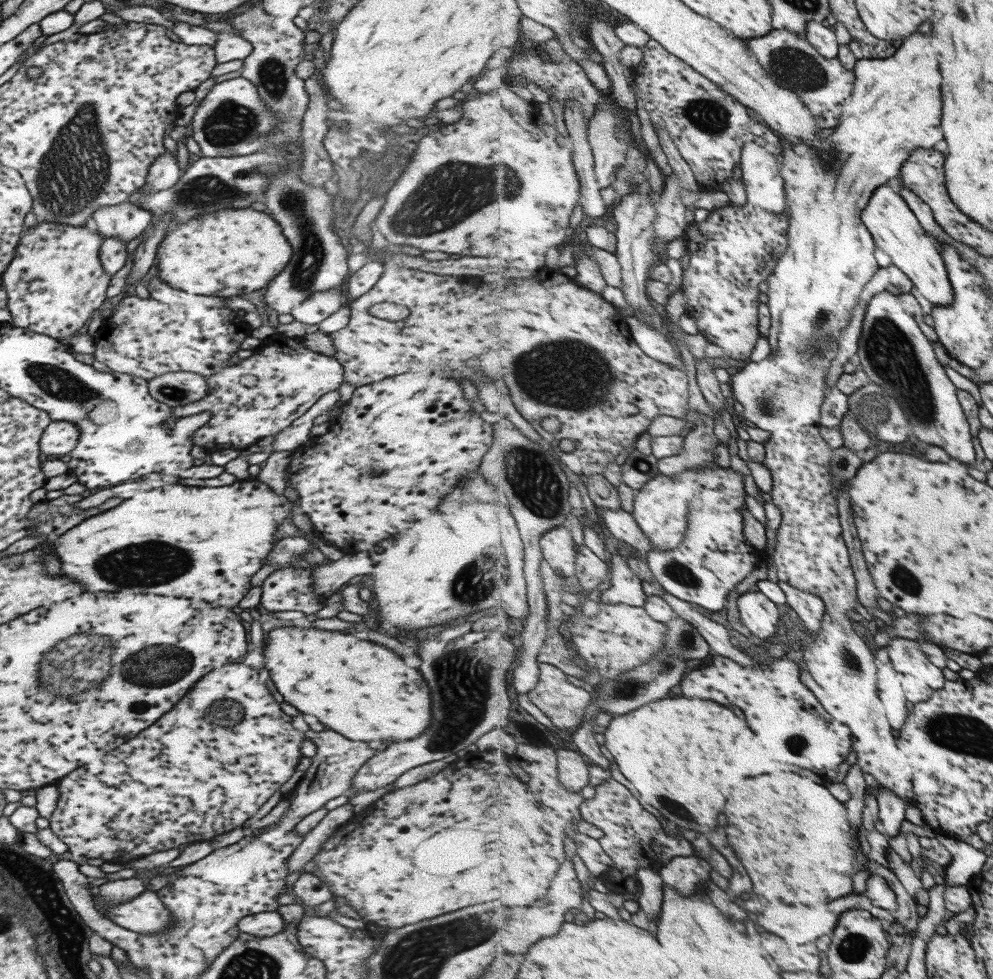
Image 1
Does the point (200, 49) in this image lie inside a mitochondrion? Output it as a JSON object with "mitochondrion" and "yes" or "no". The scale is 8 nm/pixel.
{"mitochondrion":"no"}

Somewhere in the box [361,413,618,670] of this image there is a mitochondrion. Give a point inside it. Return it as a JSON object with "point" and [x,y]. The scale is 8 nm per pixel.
{"point":[532,478]}

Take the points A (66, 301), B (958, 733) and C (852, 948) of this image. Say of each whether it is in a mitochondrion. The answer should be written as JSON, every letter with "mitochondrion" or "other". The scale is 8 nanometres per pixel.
{"A":"other","B":"mitochondrion","C":"mitochondrion"}

